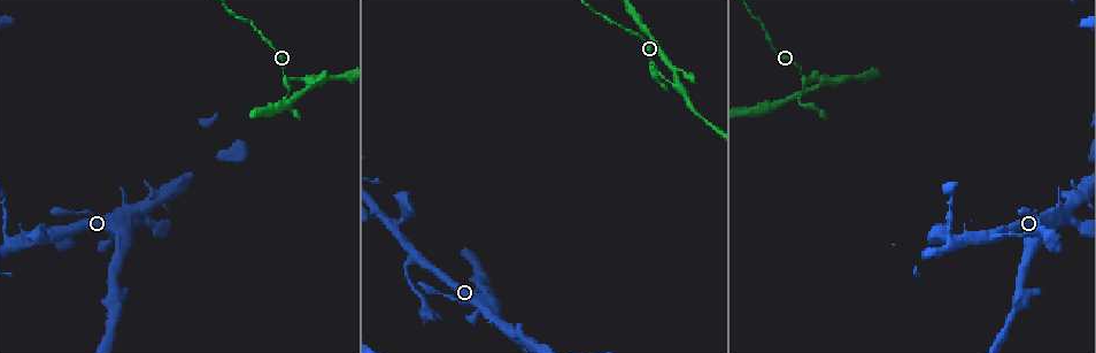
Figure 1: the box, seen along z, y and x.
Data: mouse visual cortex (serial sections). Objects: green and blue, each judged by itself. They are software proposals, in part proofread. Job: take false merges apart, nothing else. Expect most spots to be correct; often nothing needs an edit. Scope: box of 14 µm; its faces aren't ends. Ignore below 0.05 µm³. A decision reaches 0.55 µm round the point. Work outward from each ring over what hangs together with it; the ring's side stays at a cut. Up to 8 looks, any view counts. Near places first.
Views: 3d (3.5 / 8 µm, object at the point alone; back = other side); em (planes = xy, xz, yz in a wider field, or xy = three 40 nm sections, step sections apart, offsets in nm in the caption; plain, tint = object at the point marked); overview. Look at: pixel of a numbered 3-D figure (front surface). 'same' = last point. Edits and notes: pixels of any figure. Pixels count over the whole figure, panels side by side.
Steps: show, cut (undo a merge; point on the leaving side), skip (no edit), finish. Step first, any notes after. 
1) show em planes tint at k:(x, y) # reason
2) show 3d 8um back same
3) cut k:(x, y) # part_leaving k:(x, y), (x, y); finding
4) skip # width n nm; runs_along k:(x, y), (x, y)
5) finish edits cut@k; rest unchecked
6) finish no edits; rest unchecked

show 3d 8um at 1:(123, 235) # sharp bend

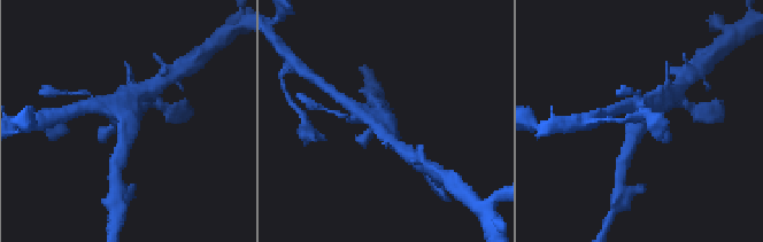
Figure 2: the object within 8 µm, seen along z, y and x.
show 3d 3.5um back at 2:(385, 117)

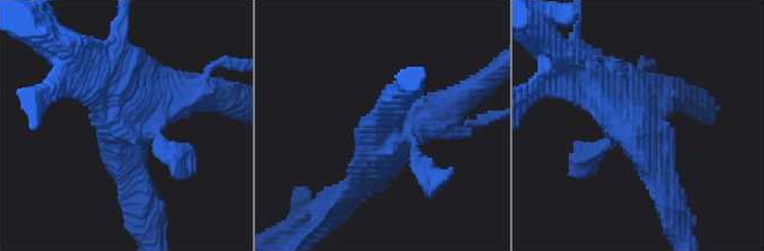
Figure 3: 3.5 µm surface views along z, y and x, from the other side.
skip # runs_along 3:(198, 93), (126, 129), (141, 196); all the same cell

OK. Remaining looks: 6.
show 3d 3.5um at 1:(964, 243)

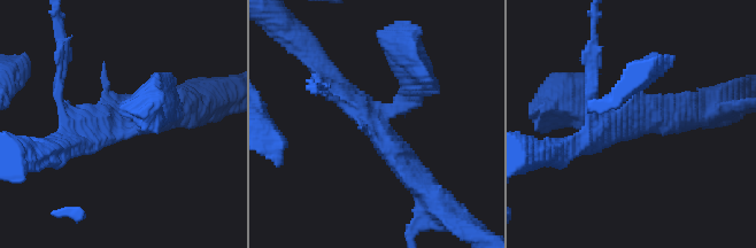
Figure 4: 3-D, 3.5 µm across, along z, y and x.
show em xy step 3 tint at 4:(117, 123) # need the tissue

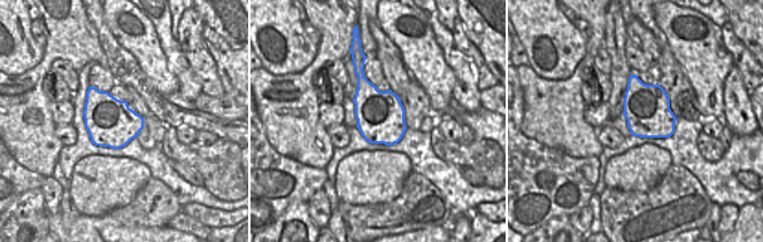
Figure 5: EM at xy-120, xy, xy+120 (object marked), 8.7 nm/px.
skip # runs_along 4:(419, 180), (328, 72); continuous, no second cell

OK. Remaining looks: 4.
show 3d 3.5um back at 1:(306, 82) # two arms in line, one across

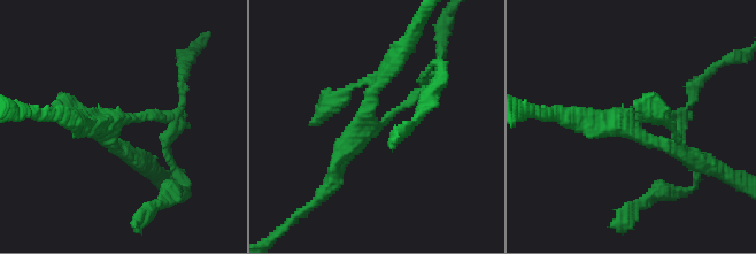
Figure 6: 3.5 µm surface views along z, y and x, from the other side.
show em xy step 2 tint at 6:(367, 126) # arms 3; arm_widths 150, 200, 250 nm

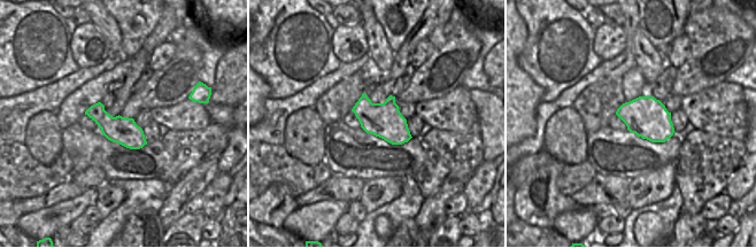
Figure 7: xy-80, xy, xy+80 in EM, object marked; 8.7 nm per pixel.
skip # runs_along 6:(171, 114), (108, 128), (132, 156); all the same cell

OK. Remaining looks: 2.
finish no edits; rest unchecked

